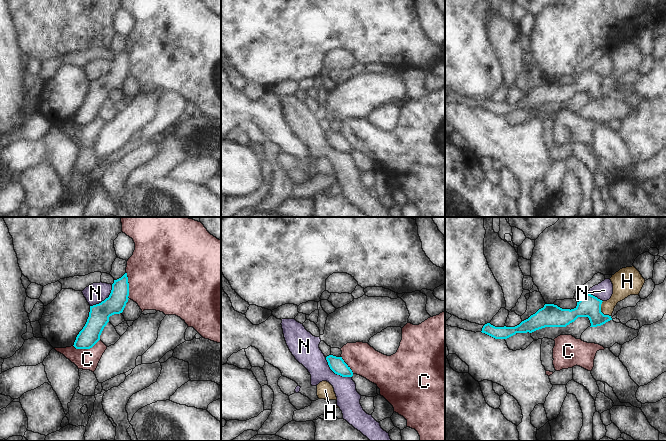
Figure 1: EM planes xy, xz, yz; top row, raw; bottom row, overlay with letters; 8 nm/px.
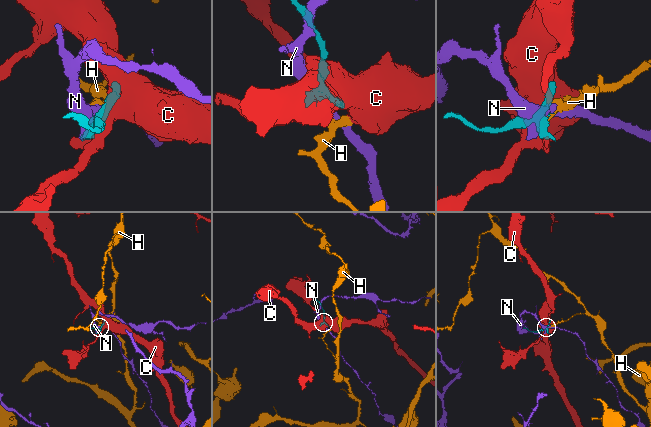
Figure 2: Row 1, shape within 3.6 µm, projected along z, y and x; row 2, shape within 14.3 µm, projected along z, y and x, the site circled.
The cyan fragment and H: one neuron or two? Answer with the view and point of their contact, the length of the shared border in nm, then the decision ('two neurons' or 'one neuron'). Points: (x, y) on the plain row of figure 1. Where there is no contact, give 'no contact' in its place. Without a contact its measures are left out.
meets cyan in yz at (600, 87); contact 140 nm long; one neuron

